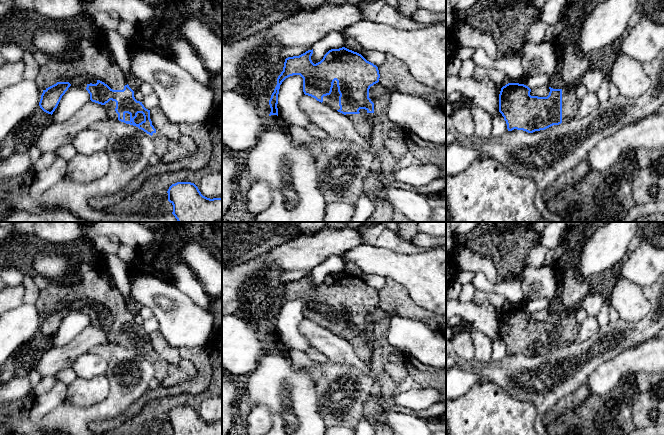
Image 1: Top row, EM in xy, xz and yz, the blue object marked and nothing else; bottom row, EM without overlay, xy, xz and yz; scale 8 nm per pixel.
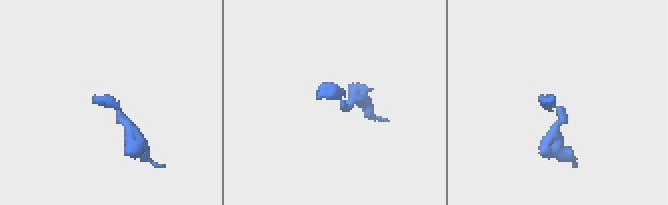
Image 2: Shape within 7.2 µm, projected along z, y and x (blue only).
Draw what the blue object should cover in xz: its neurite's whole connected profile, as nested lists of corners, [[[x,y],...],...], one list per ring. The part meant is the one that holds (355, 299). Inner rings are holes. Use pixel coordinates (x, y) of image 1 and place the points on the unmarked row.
[[[345,271],[329,274],[323,283],[314,288],[311,284],[313,273],[299,280],[285,283],[283,295],[277,302],[277,309],[269,324],[271,336],[270,343],[278,342],[278,318],[282,306],[293,299],[303,302],[303,316],[317,325],[346,339],[354,348],[359,359],[370,364],[374,350],[374,327],[369,322],[369,313],[379,306],[378,291],[367,285],[361,278]]]

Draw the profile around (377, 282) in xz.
[[[363,272],[352,275],[361,278],[367,285],[373,287],[377,291],[380,291],[386,284],[386,278],[379,275],[365,274]]]

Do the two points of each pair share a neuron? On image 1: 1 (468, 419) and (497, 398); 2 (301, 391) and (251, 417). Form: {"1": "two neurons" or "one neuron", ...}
{"1": "one neuron", "2": "two neurons"}

